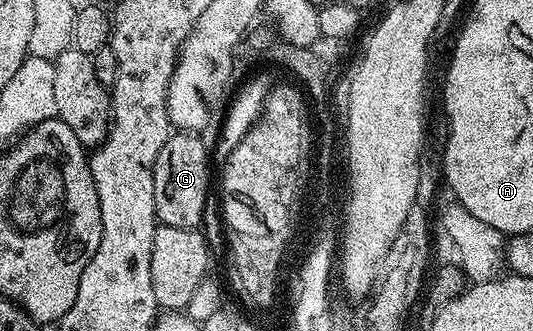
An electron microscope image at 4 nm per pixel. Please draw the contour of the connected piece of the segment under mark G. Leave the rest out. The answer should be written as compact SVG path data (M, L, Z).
M179 130L171 133L160 149L154 166L154 196L156 217L164 227L176 229L198 229L206 215L206 198L210 195L211 152L206 152L206 143L198 133Z

